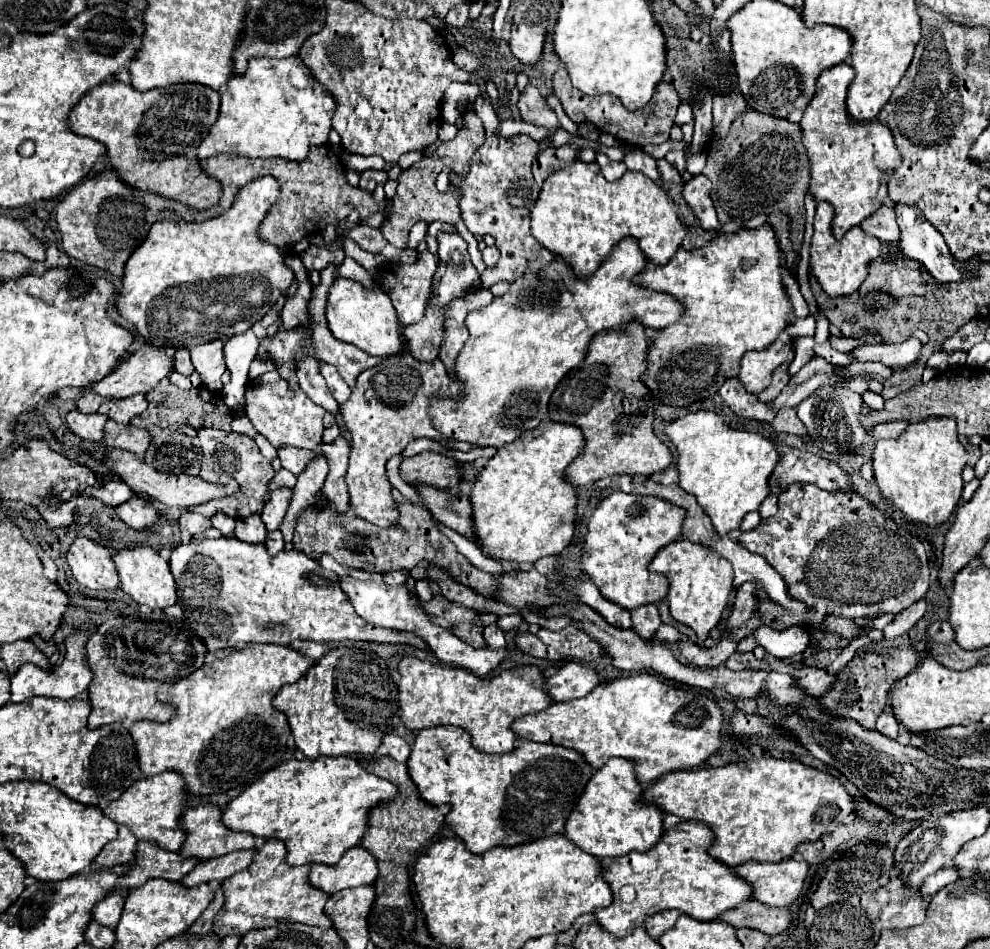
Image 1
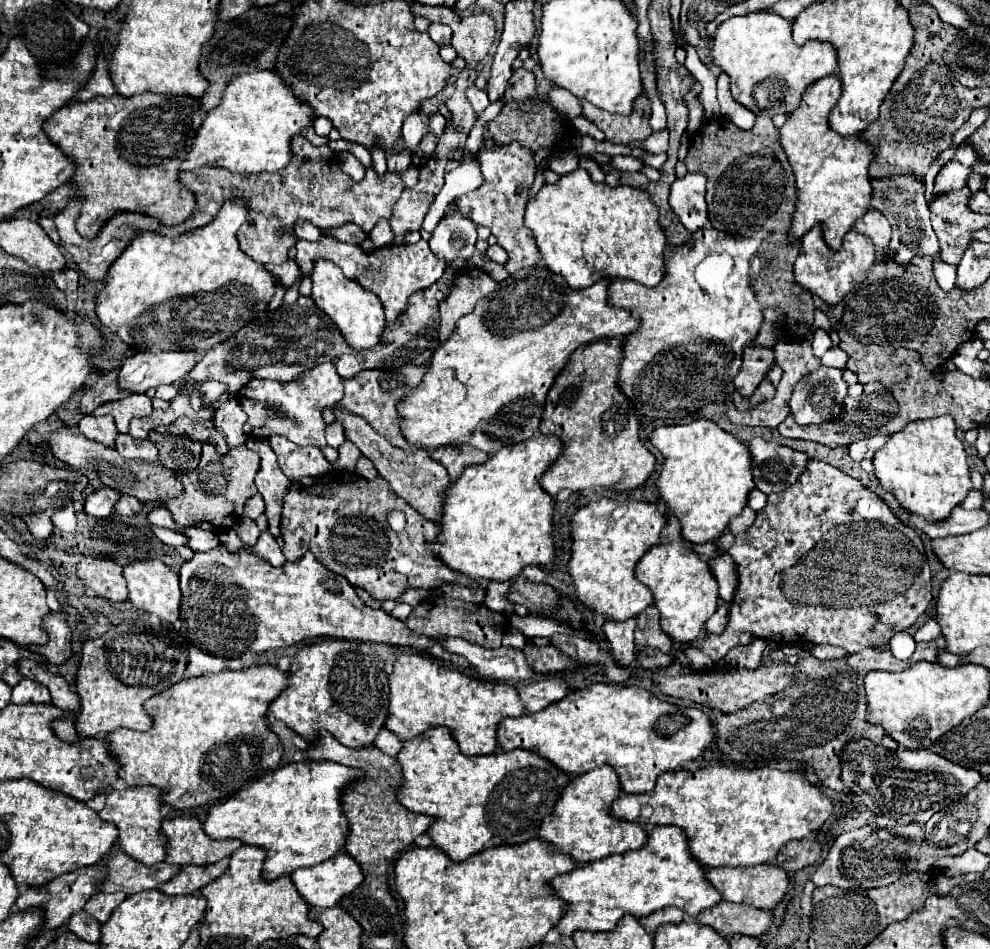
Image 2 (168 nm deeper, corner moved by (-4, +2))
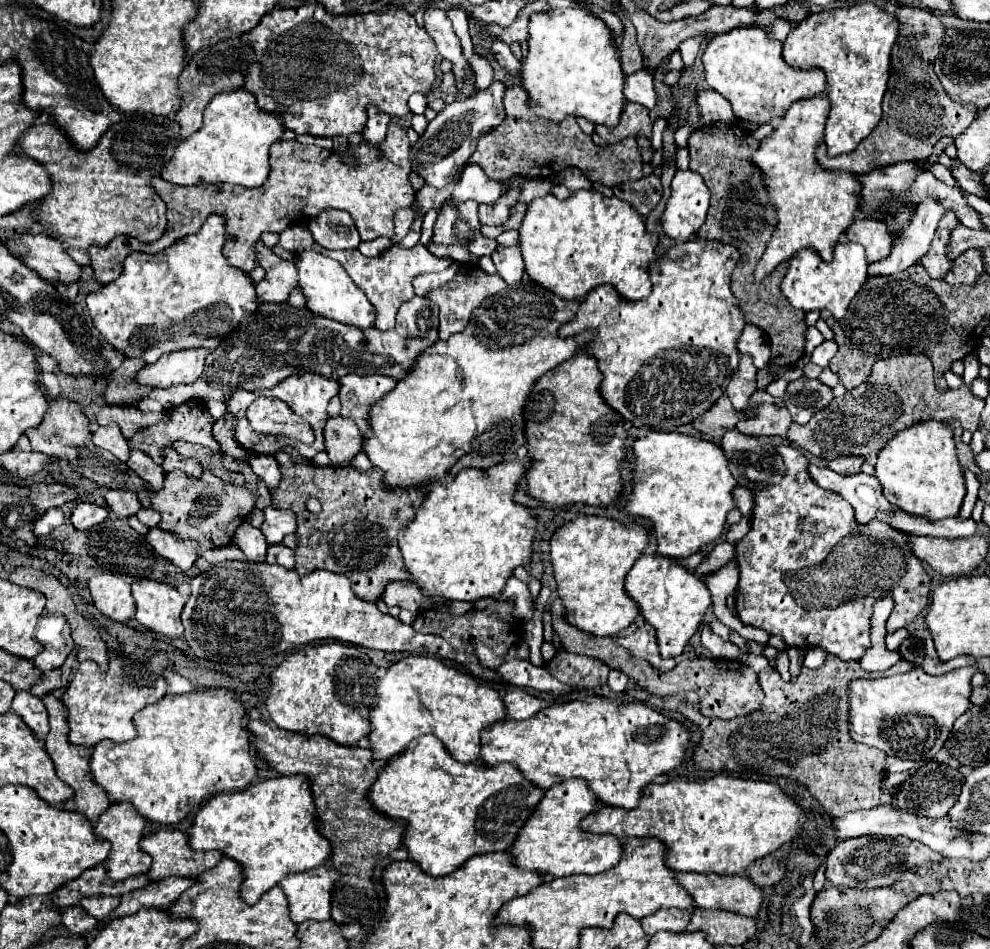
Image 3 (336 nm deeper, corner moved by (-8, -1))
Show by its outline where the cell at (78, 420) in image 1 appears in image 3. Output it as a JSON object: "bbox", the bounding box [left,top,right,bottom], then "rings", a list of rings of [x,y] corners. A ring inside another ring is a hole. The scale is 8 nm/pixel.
{"bbox":[92,423,130,461],"rings":[[[110,423],[106,427],[96,427],[94,433],[92,433],[92,441],[94,441],[96,447],[108,449],[120,461],[126,461],[128,455],[130,455],[128,441],[122,437],[118,425],[114,425],[114,423]]]}

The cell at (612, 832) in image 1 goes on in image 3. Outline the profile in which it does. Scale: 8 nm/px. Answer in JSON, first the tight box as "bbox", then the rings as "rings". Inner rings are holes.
{"bbox":[510,779,622,877],"rings":[[[568,779],[550,787],[510,849],[514,863],[522,869],[552,873],[556,877],[576,873],[594,875],[612,869],[622,859],[622,841],[614,835],[596,835],[580,827],[582,819],[596,807],[600,807],[600,801],[582,779]]]}

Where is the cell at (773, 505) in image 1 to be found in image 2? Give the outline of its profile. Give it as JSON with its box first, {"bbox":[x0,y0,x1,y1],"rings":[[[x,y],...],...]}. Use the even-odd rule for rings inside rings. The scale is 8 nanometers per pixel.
{"bbox":[748,490,766,512],"rings":[[[750,490],[750,494],[748,494],[748,506],[754,512],[762,510],[762,506],[766,506],[766,496],[760,490]]]}

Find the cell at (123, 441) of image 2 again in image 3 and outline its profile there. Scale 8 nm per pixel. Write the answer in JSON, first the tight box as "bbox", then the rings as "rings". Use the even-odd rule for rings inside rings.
{"bbox":[126,449,164,495],"rings":[[[134,449],[134,451],[130,451],[130,457],[128,457],[126,465],[128,465],[132,471],[136,471],[142,479],[148,481],[148,485],[150,485],[150,495],[162,489],[164,471],[162,471],[160,465],[156,465],[156,463],[152,461],[152,457],[146,457],[142,451]]]}

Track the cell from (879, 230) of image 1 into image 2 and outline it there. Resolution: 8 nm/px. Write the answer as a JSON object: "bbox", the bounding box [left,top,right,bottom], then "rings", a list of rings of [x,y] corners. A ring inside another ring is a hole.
{"bbox":[854,210,890,248],"rings":[[[868,210],[862,218],[858,218],[854,230],[868,236],[876,248],[886,248],[890,244],[890,222],[886,222],[886,218],[876,210]]]}

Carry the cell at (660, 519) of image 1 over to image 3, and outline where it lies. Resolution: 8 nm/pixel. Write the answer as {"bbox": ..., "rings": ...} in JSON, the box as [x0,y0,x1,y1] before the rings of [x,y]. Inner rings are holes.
{"bbox":[550,515,650,637],"rings":[[[580,515],[556,529],[550,539],[550,557],[558,593],[572,625],[598,637],[616,637],[636,621],[638,605],[626,593],[624,579],[648,545],[648,537],[650,531],[644,525],[624,525],[616,519],[594,515]]]}

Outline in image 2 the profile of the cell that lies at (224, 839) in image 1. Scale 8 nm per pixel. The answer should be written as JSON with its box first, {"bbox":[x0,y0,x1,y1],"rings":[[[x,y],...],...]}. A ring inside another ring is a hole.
{"bbox":[162,816,242,866],"rings":[[[178,816],[172,820],[164,820],[162,822],[162,834],[166,836],[166,858],[164,858],[164,862],[178,864],[178,866],[214,864],[214,862],[230,856],[234,850],[238,850],[238,846],[242,846],[240,842],[234,842],[234,840],[210,840],[202,830],[202,822],[194,816]]]}

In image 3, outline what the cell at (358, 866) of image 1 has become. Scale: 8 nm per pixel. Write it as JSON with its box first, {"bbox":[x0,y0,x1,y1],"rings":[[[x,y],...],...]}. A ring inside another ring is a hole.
{"bbox":[280,865,342,923],"rings":[[[320,865],[316,869],[290,875],[286,881],[280,881],[280,887],[284,889],[290,903],[292,921],[302,923],[308,919],[330,919],[332,887],[338,877],[342,877],[342,873],[334,871],[330,865]]]}

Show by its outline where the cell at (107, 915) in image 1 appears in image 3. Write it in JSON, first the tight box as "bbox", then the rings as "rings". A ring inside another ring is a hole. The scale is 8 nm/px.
{"bbox":[80,895,120,921],"rings":[[[94,895],[94,897],[86,897],[80,901],[80,907],[90,913],[92,917],[96,917],[98,921],[104,921],[106,917],[110,917],[110,913],[118,907],[120,897],[106,897],[106,895]]]}

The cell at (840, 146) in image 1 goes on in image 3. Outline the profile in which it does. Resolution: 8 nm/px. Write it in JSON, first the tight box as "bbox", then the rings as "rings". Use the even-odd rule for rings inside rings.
{"bbox":[752,93,862,281],"rings":[[[824,93],[806,101],[796,101],[788,109],[782,125],[764,137],[760,149],[752,155],[752,161],[762,169],[770,197],[778,207],[778,227],[756,265],[754,275],[758,281],[804,247],[812,247],[824,261],[832,261],[834,245],[838,243],[840,235],[854,223],[862,183],[850,171],[826,171],[816,159],[816,149],[824,139],[828,109],[830,101]]]}

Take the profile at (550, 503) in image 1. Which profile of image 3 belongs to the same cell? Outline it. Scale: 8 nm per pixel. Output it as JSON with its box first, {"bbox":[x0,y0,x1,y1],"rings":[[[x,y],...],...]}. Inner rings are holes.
{"bbox":[398,457,538,601],"rings":[[[526,457],[522,461],[514,459],[508,463],[498,463],[490,469],[462,469],[450,485],[434,483],[430,487],[430,493],[418,507],[416,517],[398,535],[400,551],[408,571],[412,573],[412,581],[418,583],[426,595],[442,595],[454,601],[498,597],[514,569],[530,563],[538,519],[532,509],[526,509],[526,505],[518,505],[518,501],[514,501],[514,493],[524,485],[526,469],[530,465],[532,459]]]}

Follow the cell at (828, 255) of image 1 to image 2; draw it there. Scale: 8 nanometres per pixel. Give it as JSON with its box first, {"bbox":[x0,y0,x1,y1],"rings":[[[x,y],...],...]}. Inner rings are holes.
{"bbox":[794,226,876,306],"rings":[[[814,226],[814,230],[810,230],[802,238],[802,250],[794,264],[794,282],[798,286],[802,286],[804,290],[808,290],[810,294],[820,296],[826,304],[836,306],[858,282],[862,282],[866,278],[866,274],[868,274],[870,266],[874,266],[874,262],[876,262],[874,244],[864,234],[850,230],[844,236],[842,248],[838,252],[832,252],[826,246],[826,242],[822,242],[822,234],[820,234],[818,226]]]}

